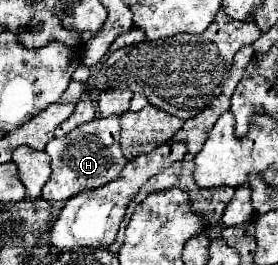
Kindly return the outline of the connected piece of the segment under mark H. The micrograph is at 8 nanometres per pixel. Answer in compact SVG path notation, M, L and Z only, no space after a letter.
M96 117L90 123L84 123L76 129L72 129L68 135L60 139L52 139L46 145L46 153L52 159L52 177L44 185L44 199L46 201L66 201L74 197L78 191L96 189L120 175L120 169L128 163L128 159L122 155L120 145L120 121L118 117Z

